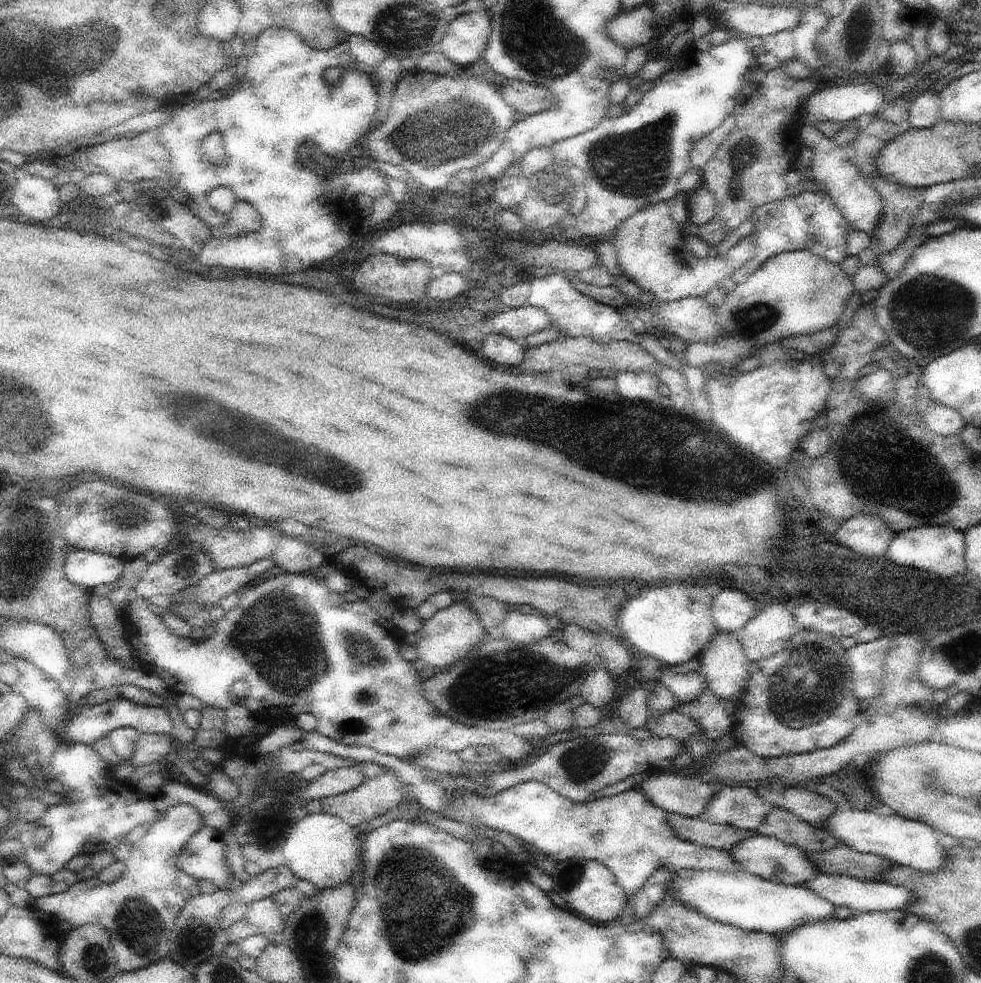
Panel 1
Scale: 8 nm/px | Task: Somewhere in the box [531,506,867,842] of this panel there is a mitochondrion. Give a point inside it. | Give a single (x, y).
(808, 682)

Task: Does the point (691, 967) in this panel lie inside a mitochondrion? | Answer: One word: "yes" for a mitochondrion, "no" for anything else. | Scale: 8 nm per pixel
no

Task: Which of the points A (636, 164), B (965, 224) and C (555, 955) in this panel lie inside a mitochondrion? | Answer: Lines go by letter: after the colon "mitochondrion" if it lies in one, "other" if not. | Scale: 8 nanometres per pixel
A: mitochondrion
B: other
C: other

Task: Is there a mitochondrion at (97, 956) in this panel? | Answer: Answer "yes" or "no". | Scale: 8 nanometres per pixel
yes

